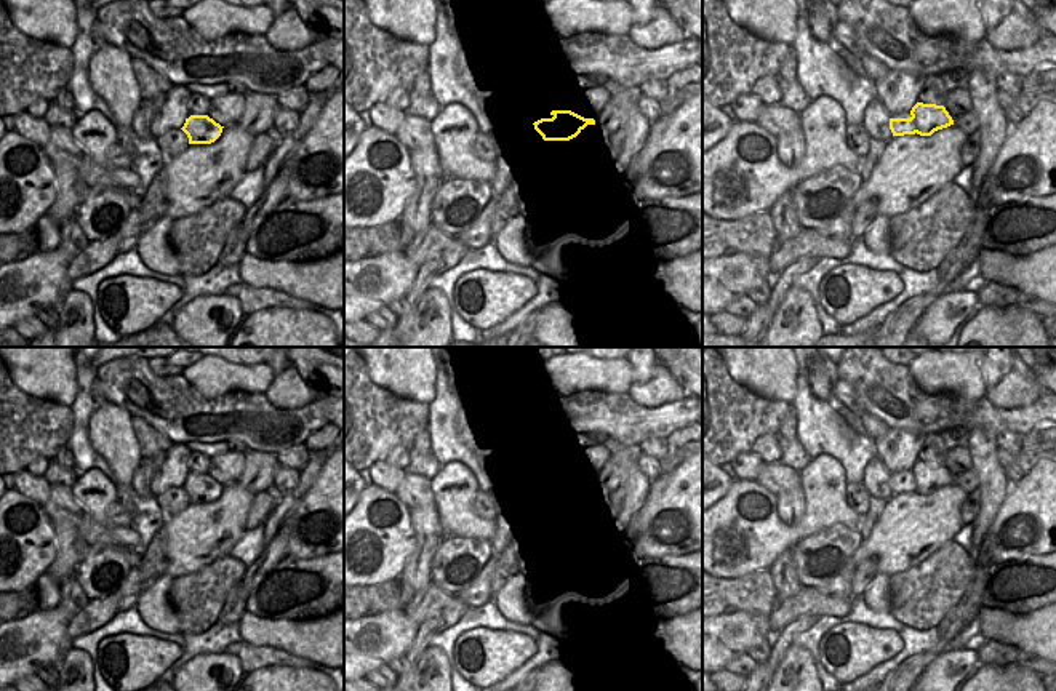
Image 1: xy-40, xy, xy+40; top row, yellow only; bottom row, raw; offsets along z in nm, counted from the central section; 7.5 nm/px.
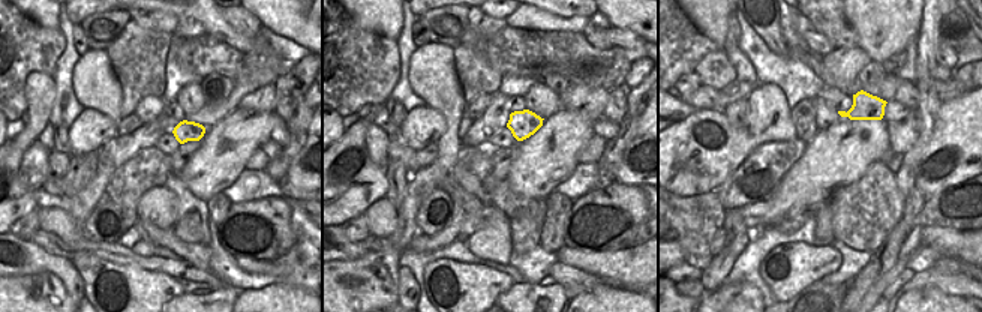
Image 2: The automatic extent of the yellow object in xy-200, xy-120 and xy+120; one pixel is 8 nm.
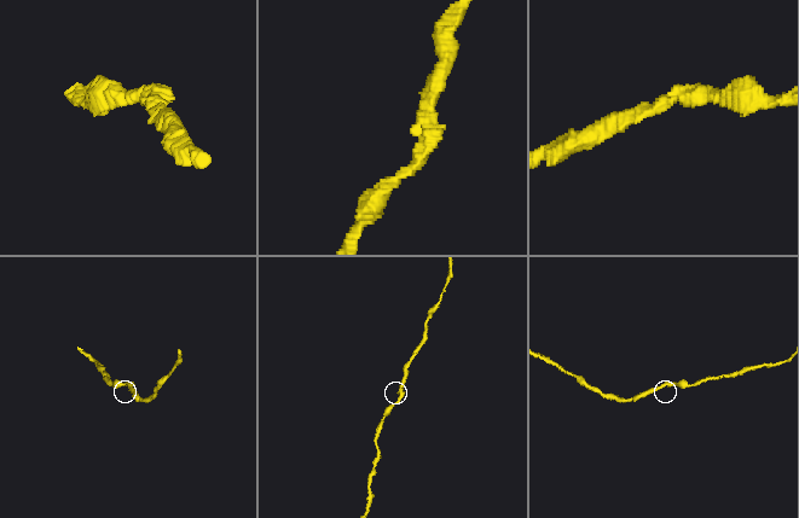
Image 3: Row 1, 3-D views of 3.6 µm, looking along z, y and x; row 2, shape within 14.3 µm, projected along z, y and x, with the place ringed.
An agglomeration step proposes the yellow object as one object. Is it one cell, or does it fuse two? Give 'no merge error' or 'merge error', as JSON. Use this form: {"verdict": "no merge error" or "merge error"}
{"verdict": "no merge error"}

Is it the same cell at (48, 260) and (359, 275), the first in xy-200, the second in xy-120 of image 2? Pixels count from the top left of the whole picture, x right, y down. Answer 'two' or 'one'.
two

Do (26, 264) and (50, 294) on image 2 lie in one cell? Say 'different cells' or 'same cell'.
different cells

